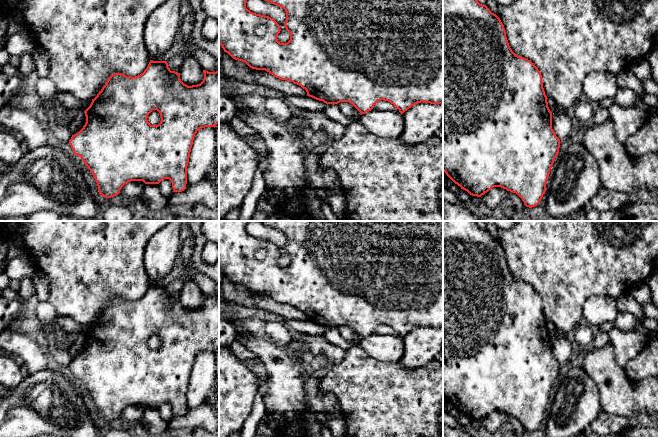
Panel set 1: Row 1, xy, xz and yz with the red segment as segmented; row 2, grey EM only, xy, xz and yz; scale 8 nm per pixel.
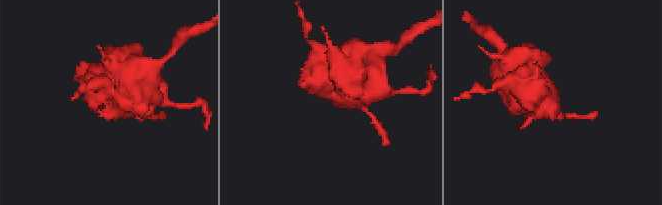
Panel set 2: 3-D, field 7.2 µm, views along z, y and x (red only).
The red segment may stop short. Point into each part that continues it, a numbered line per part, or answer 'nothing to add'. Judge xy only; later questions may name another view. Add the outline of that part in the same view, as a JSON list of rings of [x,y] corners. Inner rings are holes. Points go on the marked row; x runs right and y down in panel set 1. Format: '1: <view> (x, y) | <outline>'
nothing to add

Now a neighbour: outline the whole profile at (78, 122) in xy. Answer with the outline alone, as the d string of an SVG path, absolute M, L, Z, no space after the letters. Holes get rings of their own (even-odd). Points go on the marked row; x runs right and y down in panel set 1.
M82 112L82 113L79 113L71 122L70 122L70 131L71 131L71 134L74 135L76 133L78 133L82 128L83 126L85 125L86 123L86 116L85 116L85 113Z

